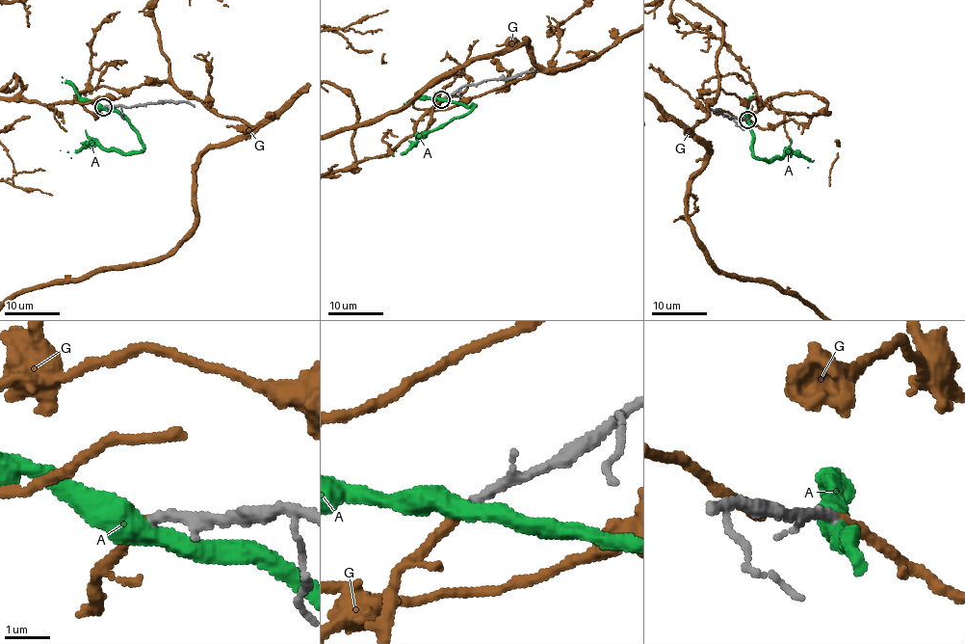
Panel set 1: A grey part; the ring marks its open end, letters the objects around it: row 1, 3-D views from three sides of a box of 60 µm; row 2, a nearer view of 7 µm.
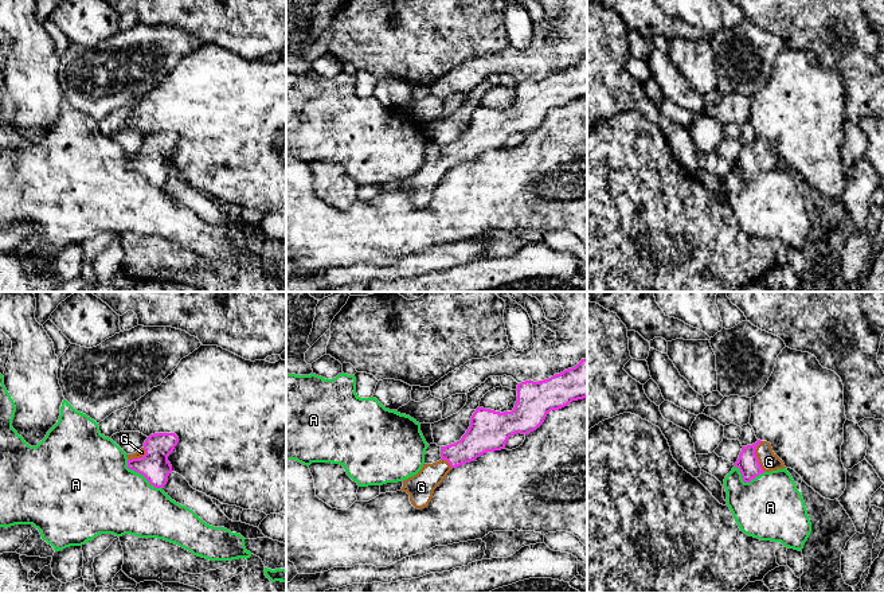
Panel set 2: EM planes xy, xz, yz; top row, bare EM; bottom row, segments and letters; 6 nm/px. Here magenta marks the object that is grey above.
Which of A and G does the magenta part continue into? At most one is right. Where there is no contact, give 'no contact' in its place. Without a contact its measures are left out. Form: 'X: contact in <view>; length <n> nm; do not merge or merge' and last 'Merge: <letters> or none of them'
A: contact in xy; length 280 nm; do not merge
G: contact in yz; length 190 nm; merge
Merge: G

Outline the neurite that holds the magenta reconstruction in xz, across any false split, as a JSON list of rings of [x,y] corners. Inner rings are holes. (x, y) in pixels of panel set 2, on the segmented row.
[[[587,358],[548,379],[519,383],[517,401],[512,411],[500,413],[478,406],[462,438],[441,446],[442,459],[433,464],[423,464],[416,475],[403,480],[400,491],[410,495],[415,508],[427,507],[434,489],[453,468],[474,461],[486,452],[504,449],[513,434],[528,434],[536,430],[551,410],[559,410],[586,397]]]

